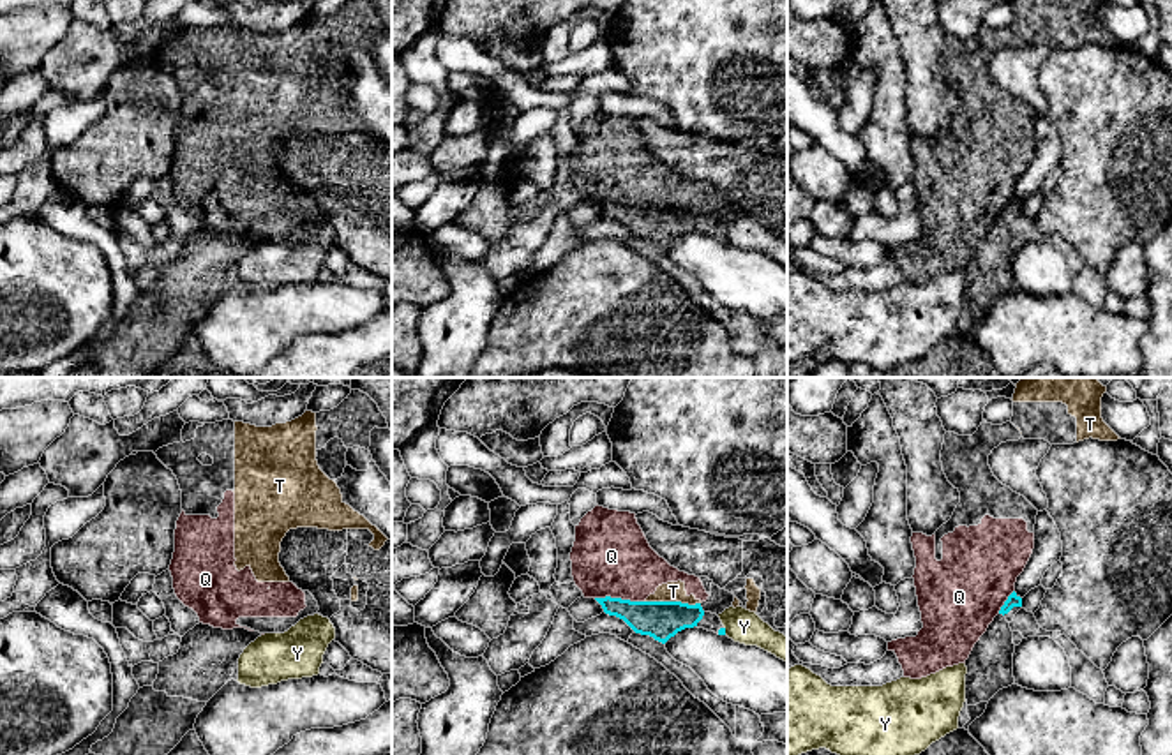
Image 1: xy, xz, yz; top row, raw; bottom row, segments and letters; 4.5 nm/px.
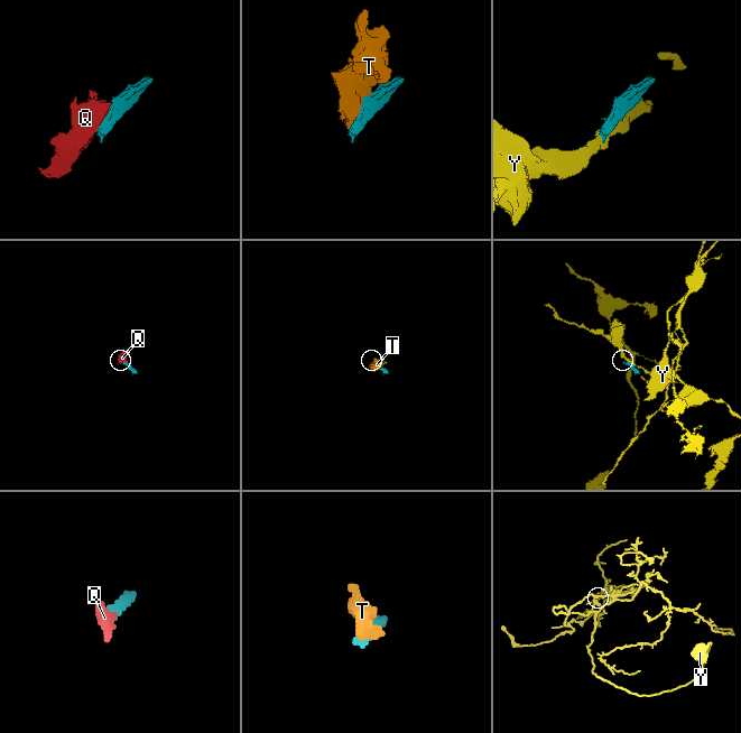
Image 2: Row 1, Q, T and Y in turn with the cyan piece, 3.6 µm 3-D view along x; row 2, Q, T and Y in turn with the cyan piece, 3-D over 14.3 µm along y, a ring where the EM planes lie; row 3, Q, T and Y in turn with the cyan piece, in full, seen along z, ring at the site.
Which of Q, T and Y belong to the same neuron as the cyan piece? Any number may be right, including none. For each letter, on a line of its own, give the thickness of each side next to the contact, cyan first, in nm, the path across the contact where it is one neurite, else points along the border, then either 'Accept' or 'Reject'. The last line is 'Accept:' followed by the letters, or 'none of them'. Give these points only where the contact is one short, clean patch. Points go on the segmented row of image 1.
Q: Thickness 180 nm (cyan) against 360 nm. Reject
T: Thickness 180 nm (cyan) against 100 nm. Reject
Y: Thickness 30 nm (cyan) against 150 nm. Reject
Accept: none of them

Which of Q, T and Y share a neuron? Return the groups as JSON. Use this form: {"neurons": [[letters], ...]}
{"neurons": [["Q", "T"], ["Y"]]}

